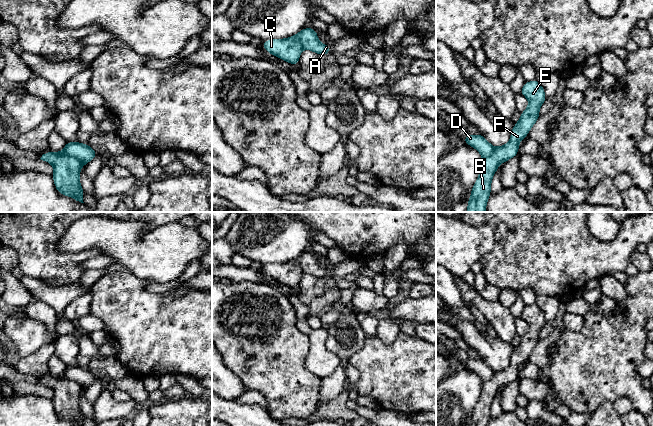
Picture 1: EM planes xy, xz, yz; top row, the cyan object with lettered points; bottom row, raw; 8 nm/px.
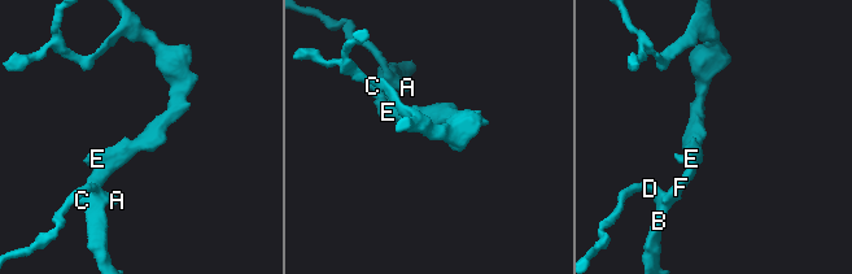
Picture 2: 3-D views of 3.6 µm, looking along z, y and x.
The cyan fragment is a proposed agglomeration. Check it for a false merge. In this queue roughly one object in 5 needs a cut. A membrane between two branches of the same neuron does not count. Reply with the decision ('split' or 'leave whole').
split

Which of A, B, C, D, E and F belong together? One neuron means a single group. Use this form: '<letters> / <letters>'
A D / B C E F

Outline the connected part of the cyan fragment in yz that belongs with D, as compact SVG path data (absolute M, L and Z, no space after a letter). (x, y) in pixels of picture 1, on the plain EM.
M468 358L462 363L467 369L474 371L481 378L482 382L489 381L494 375L494 371L491 369L491 367L489 367L481 358Z

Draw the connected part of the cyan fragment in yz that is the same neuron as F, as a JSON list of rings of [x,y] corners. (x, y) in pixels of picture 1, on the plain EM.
[[[536,303],[526,306],[520,318],[529,324],[529,330],[521,337],[520,344],[515,347],[510,365],[506,369],[494,372],[489,381],[483,382],[479,401],[472,411],[468,426],[487,426],[491,418],[491,405],[498,390],[518,380],[519,366],[528,360],[530,353],[540,341],[539,333],[547,323],[542,309]]]

